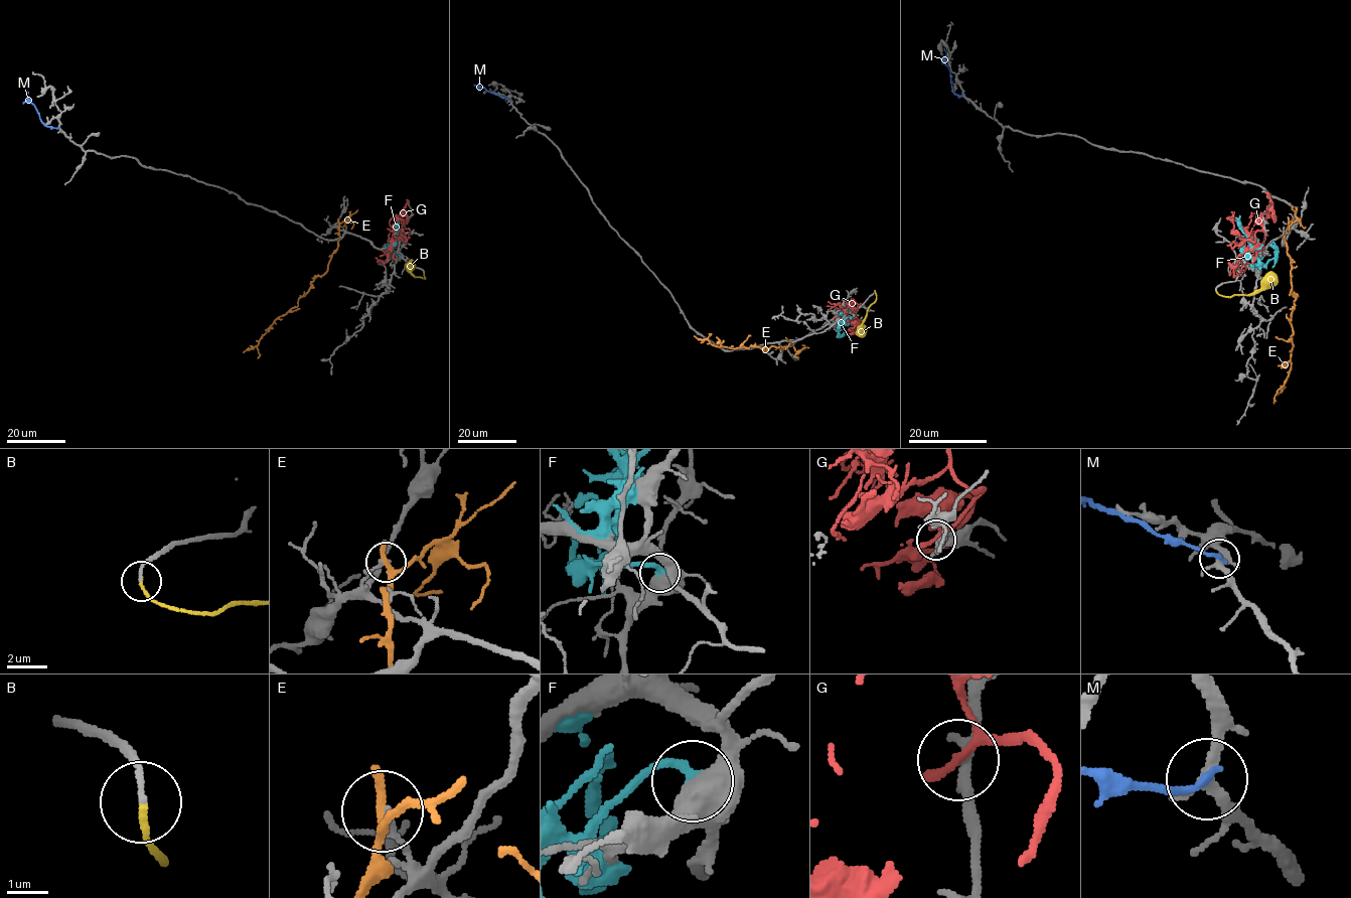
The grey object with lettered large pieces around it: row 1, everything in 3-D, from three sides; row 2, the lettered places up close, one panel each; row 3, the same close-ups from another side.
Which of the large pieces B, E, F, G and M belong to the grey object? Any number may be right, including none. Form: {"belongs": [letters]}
{"belongs": ["B"]}

